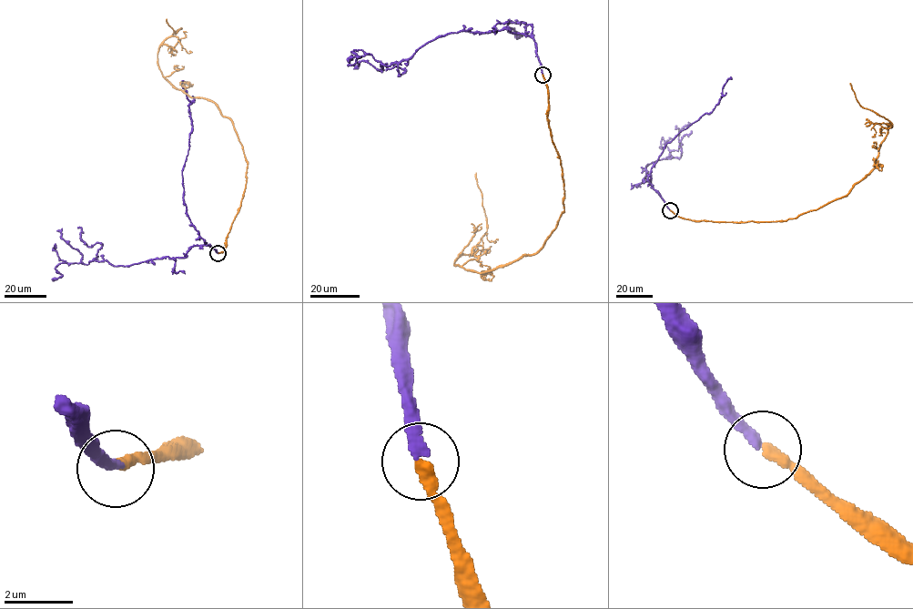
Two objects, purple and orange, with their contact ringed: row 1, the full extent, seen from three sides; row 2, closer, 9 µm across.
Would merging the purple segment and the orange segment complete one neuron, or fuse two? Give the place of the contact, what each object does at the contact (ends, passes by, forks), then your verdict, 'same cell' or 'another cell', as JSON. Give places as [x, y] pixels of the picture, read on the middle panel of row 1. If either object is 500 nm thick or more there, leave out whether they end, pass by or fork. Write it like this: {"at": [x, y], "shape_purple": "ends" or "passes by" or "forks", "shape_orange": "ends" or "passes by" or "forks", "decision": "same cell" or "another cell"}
{"at": [542, 75], "shape_purple": "ends", "shape_orange": "ends", "decision": "same cell"}

